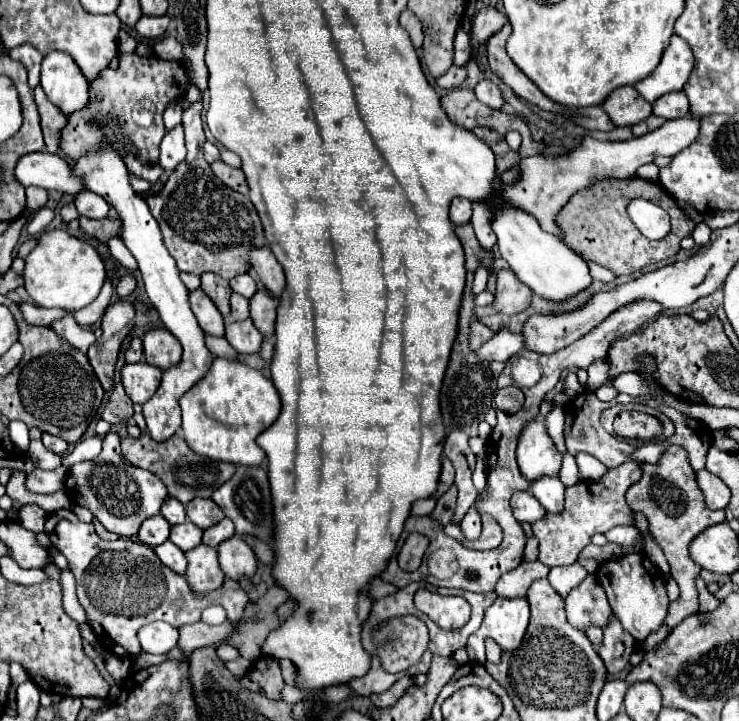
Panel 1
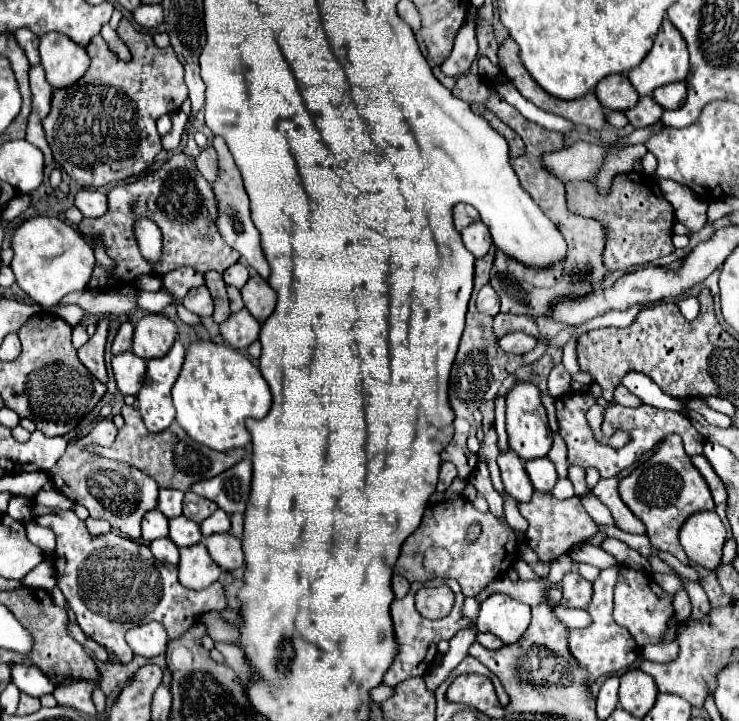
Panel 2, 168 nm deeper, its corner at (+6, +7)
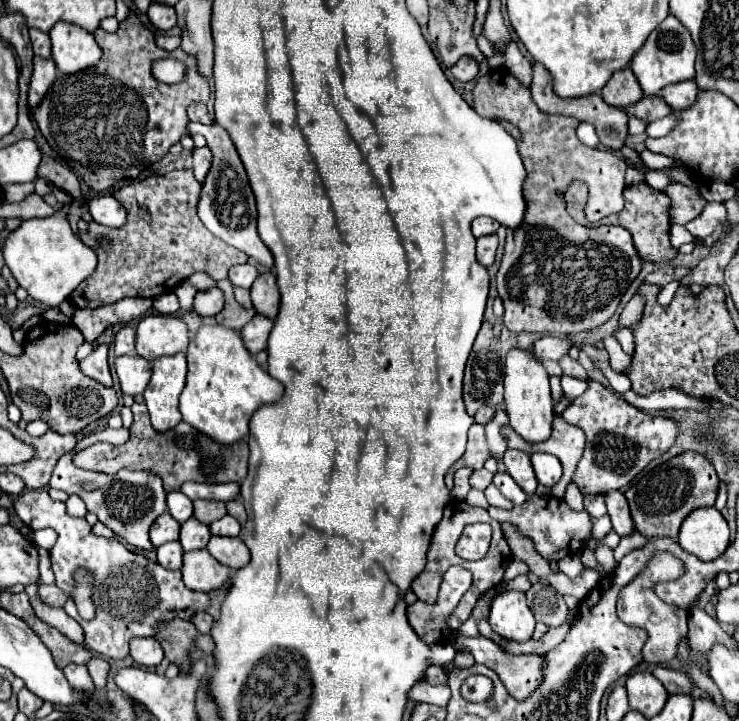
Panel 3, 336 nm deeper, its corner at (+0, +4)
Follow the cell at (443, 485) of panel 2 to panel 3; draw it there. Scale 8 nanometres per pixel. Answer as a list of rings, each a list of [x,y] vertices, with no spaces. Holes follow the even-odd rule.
[[[462,467],[456,471],[454,474],[454,489],[450,491],[452,499],[460,499],[460,501],[466,499],[466,493],[470,491],[470,483],[468,483],[470,473],[472,473],[470,467]]]

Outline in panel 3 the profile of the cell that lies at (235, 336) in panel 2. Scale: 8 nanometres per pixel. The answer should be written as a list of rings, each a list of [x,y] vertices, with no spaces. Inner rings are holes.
[[[254,315],[250,323],[244,325],[244,331],[240,331],[240,337],[246,345],[246,349],[256,355],[258,351],[266,349],[266,341],[268,341],[268,335],[272,331],[272,321],[266,319],[264,315]]]

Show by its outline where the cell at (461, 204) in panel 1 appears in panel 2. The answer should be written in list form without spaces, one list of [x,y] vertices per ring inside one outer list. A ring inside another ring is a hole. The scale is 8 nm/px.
[[[458,204],[454,208],[454,224],[456,224],[456,230],[462,232],[466,226],[474,224],[480,220],[480,214],[476,212],[476,208],[472,206],[466,206],[466,204]]]

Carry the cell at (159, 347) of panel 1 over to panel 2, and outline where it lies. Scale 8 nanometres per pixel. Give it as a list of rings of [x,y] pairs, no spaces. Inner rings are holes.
[[[146,314],[134,328],[132,352],[144,360],[162,358],[172,348],[178,328],[162,314]]]

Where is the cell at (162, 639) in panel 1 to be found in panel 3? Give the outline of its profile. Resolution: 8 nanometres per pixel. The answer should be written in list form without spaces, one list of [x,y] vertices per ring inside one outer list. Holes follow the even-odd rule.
[[[136,637],[130,643],[130,657],[144,667],[156,667],[164,659],[164,651],[154,637]]]

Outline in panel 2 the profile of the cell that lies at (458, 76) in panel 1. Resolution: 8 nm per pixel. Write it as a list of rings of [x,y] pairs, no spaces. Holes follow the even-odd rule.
[[[470,8],[470,16],[466,20],[466,24],[460,28],[456,42],[454,42],[454,50],[452,54],[446,58],[446,62],[440,66],[440,70],[446,76],[462,76],[470,70],[472,62],[476,60],[476,52],[478,52],[478,44],[476,44],[476,26],[474,26],[474,18],[476,18],[476,8]]]

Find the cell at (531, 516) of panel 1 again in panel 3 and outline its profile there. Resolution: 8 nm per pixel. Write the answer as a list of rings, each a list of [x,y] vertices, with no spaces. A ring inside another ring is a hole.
[[[506,449],[506,453],[504,453],[504,465],[506,465],[508,475],[520,485],[520,489],[524,493],[528,493],[528,495],[536,493],[538,481],[534,477],[528,453],[518,451],[518,449]]]

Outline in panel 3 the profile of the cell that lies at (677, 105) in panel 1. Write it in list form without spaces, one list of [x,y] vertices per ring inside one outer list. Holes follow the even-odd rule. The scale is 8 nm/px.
[[[680,81],[680,83],[672,83],[672,85],[664,87],[660,91],[660,95],[672,107],[672,111],[684,111],[684,109],[692,107],[692,103],[696,101],[698,89],[696,89],[694,81]]]

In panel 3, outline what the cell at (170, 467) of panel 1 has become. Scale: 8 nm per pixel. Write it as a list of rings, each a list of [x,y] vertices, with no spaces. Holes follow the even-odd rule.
[[[134,403],[132,407],[134,423],[130,427],[130,439],[124,445],[110,445],[110,443],[96,443],[88,449],[74,455],[76,467],[102,471],[102,473],[116,473],[118,469],[146,469],[156,473],[164,481],[164,489],[178,491],[186,481],[196,483],[230,483],[242,481],[248,471],[248,443],[238,441],[230,447],[218,445],[206,435],[192,429],[188,423],[180,421],[174,429],[158,433],[150,425],[148,409],[144,403]]]

